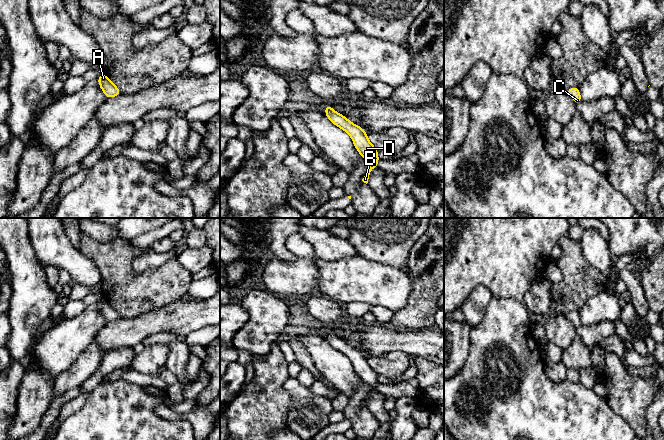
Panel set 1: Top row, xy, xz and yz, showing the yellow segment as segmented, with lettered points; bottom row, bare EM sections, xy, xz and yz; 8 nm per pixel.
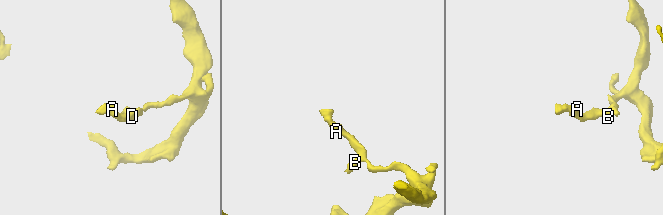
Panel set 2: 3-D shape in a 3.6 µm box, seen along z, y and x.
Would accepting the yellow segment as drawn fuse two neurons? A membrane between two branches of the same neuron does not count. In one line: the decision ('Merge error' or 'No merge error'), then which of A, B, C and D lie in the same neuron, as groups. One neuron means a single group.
No merge error. Groups: A B C D

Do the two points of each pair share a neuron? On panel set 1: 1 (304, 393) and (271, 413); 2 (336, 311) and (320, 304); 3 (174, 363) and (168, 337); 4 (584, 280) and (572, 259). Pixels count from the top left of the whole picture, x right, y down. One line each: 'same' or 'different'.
1: different
2: same
3: same
4: same

